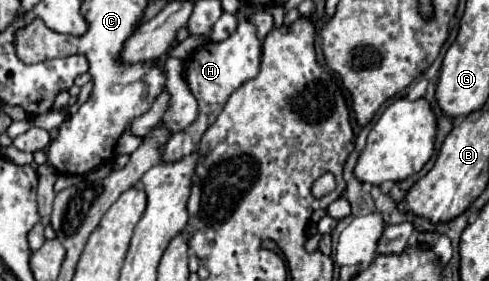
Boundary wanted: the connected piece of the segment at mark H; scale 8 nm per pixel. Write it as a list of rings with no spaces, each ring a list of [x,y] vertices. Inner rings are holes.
[[[239,21],[237,29],[225,41],[221,41],[221,43],[209,41],[205,45],[205,51],[201,51],[201,47],[195,49],[195,53],[187,59],[185,81],[199,103],[199,117],[185,131],[171,135],[171,139],[163,145],[163,161],[177,161],[197,149],[203,133],[209,129],[209,125],[215,123],[215,119],[223,111],[229,95],[241,83],[245,83],[247,79],[253,79],[259,73],[261,55],[263,55],[263,43],[257,37],[257,27],[253,21]]]

